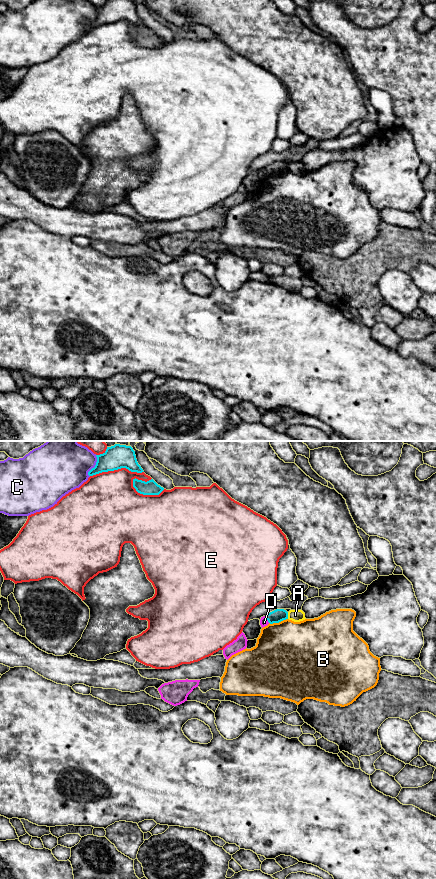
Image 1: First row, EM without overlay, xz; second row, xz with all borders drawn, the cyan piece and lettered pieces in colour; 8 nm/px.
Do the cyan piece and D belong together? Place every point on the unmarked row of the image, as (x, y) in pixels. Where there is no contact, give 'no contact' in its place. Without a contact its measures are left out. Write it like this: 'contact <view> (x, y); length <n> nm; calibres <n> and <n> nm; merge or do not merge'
contact xz (266, 170); length 70 nm; calibres 110 and 70 nm; do not merge

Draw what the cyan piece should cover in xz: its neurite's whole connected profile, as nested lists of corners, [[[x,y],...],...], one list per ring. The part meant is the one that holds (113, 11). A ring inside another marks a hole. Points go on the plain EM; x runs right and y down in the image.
[[[107,0],[103,6],[96,9],[96,17],[88,24],[89,28],[121,20],[126,20],[131,24],[144,24],[137,14],[133,0]]]

